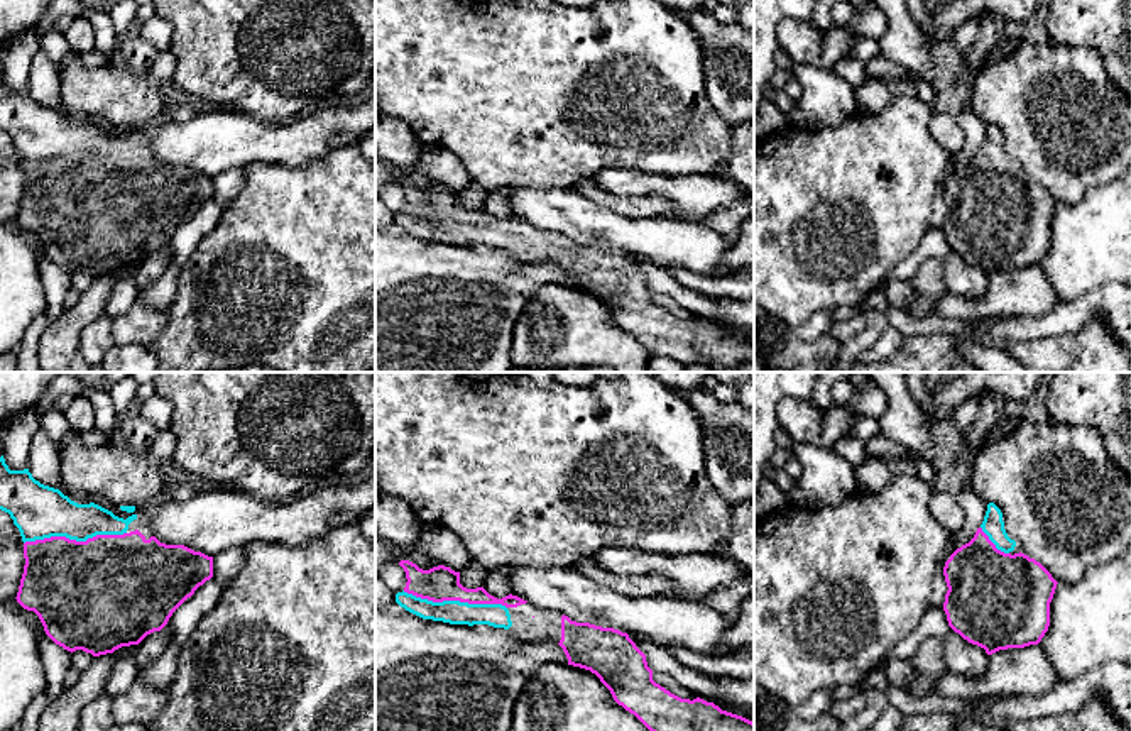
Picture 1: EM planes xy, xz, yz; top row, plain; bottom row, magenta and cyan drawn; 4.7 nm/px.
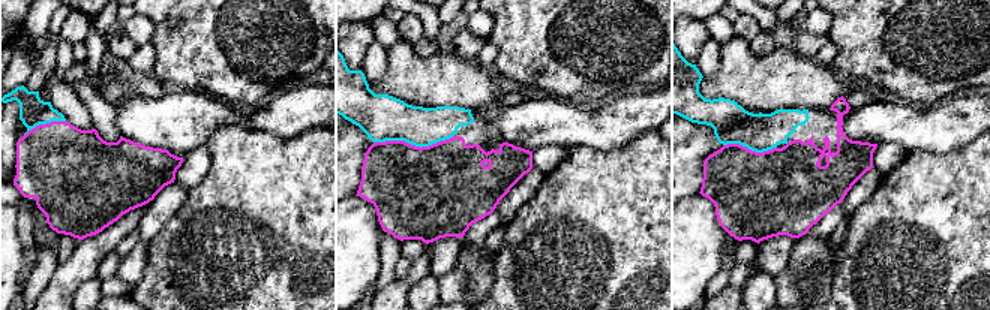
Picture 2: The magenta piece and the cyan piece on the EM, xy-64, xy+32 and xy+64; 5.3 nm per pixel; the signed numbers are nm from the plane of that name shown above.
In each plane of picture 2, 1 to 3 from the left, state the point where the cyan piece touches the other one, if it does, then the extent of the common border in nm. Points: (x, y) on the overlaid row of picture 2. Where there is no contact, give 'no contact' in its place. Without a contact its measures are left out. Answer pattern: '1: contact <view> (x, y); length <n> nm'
1: contact xy-64 (44, 125); length 240 nm
2: contact xy+32 (413, 146); length 440 nm
3: contact xy+64 (747, 149); length 280 nm

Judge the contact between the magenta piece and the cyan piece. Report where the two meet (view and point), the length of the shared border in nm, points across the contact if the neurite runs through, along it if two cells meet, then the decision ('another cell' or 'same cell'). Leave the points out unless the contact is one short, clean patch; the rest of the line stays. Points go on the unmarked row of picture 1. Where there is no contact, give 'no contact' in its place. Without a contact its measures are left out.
xz (455, 220) | 500 nm | same cell

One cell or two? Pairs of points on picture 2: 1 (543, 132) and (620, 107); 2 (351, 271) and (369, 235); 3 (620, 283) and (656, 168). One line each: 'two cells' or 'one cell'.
1: one cell
2: one cell
3: one cell

